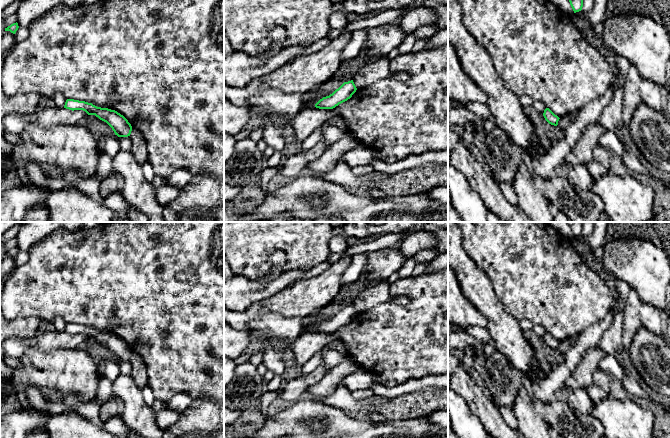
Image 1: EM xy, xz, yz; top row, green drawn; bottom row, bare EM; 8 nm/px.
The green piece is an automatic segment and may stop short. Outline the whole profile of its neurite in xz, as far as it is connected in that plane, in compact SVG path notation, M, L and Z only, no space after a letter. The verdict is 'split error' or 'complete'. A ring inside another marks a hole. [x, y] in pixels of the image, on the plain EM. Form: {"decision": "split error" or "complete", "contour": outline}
{"decision": "complete", "contour": "M353 304L344 306L338 313L336 313L329 320L323 321L316 328L315 331L319 333L333 333L339 328L347 325L356 316L357 312Z"}

